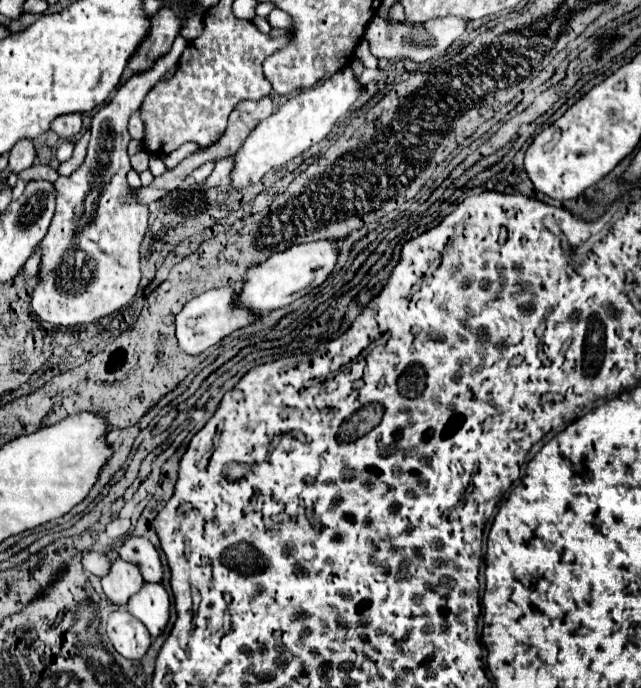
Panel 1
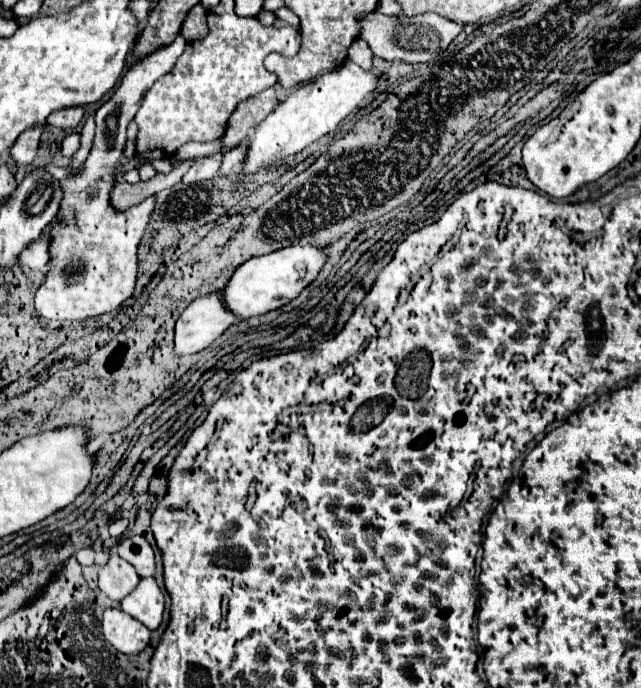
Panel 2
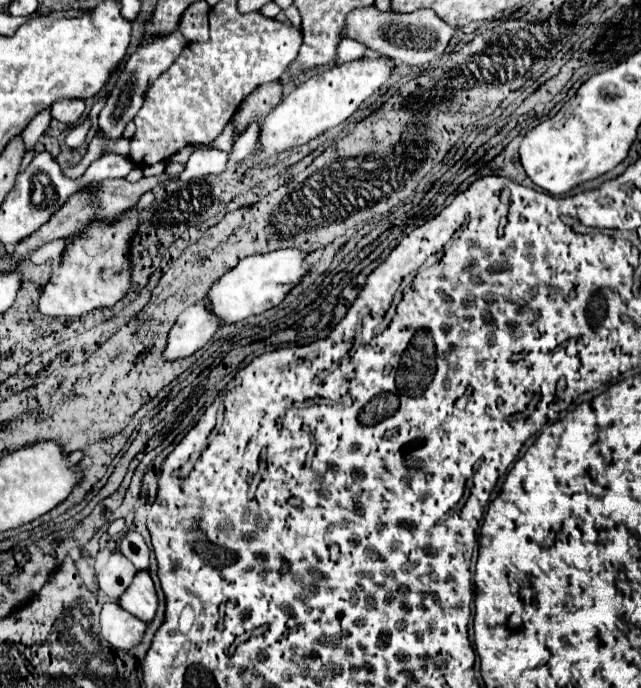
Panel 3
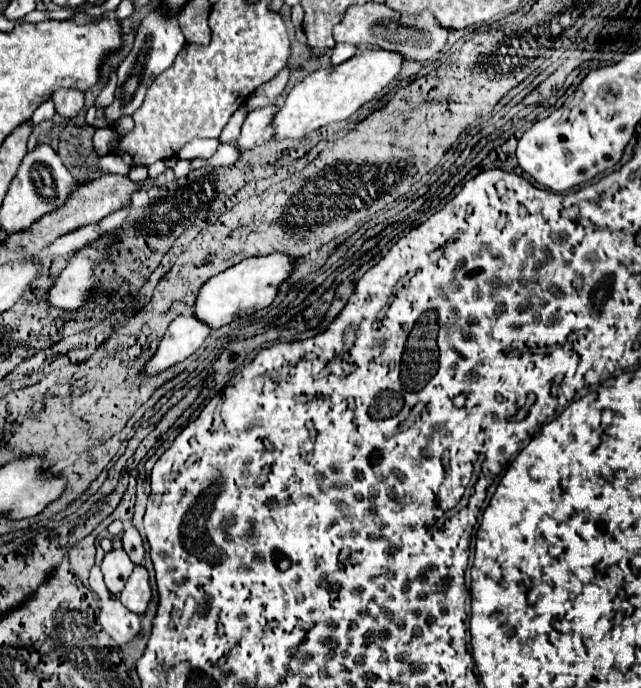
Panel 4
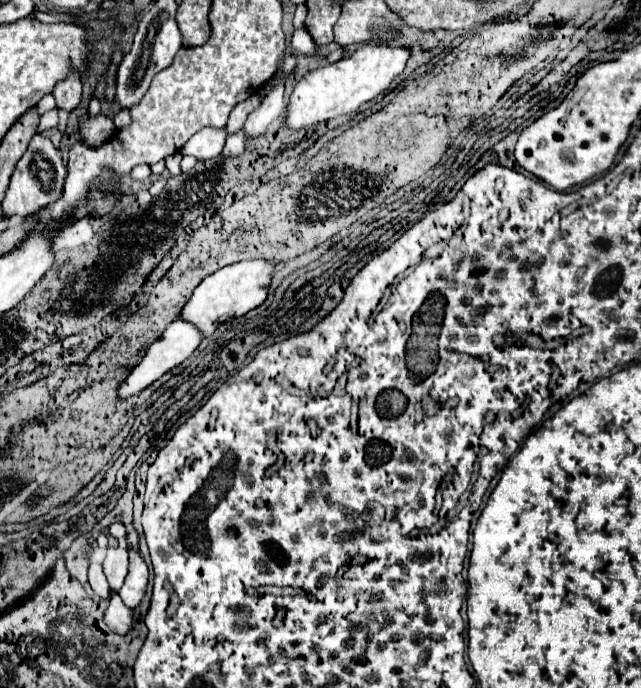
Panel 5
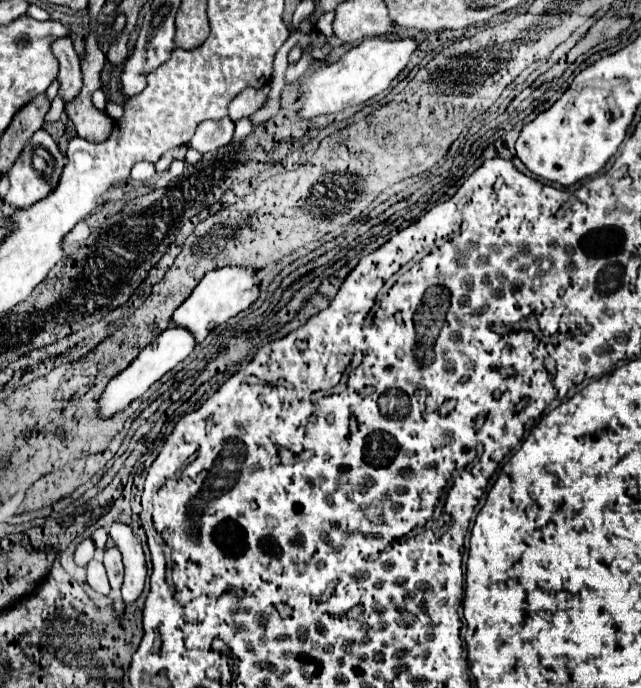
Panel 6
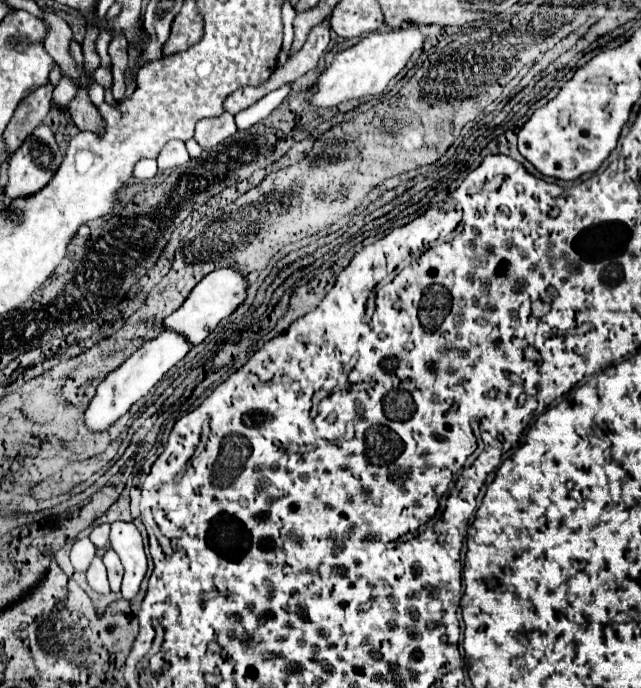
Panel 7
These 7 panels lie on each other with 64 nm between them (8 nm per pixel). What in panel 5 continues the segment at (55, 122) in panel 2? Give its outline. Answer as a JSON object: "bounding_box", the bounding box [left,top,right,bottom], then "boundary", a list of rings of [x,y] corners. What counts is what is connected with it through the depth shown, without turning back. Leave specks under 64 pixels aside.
{"bounding_box":[52,70,82,112],"boundary":[[[70,70],[68,76],[56,84],[52,94],[56,98],[58,108],[68,110],[68,112],[74,110],[82,100],[82,80],[80,80],[80,76]]]}

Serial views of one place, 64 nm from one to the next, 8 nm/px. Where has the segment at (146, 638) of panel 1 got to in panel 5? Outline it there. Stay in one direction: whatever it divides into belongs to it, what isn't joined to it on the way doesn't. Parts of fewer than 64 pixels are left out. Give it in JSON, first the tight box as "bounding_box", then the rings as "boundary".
{"bounding_box":[106,592,132,634],"boundary":[[[116,592],[110,596],[110,604],[106,610],[106,624],[118,634],[126,634],[132,624],[132,610],[120,600]]]}

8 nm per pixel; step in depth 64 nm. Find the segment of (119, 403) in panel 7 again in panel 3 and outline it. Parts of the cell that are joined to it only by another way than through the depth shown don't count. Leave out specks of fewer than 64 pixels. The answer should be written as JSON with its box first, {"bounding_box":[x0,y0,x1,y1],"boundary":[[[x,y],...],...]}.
{"bounding_box":[162,300,220,362],"boundary":[[[206,300],[194,304],[192,308],[186,308],[168,334],[162,358],[166,362],[174,362],[192,356],[216,334],[218,328],[220,320],[216,320],[206,310]]]}

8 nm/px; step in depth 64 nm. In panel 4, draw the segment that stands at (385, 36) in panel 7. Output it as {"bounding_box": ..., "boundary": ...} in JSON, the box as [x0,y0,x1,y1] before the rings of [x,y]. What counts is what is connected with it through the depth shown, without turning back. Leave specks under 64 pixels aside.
{"bounding_box":[274,48,404,138],"boundary":[[[378,48],[378,50],[364,50],[338,66],[310,72],[302,82],[298,82],[290,90],[286,104],[274,116],[274,126],[276,126],[274,136],[302,138],[308,132],[318,130],[320,126],[350,118],[360,106],[376,98],[398,76],[402,62],[404,56],[400,56],[398,52],[388,52]]]}

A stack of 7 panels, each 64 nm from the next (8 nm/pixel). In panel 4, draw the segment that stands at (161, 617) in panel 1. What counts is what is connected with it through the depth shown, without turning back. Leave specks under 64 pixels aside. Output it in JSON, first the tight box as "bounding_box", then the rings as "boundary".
{"bounding_box":[120,564,152,614],"boundary":[[[136,564],[124,590],[120,592],[120,602],[128,610],[132,610],[136,614],[144,614],[150,596],[152,596],[152,590],[150,590],[150,582],[148,582],[148,570],[142,564]]]}

